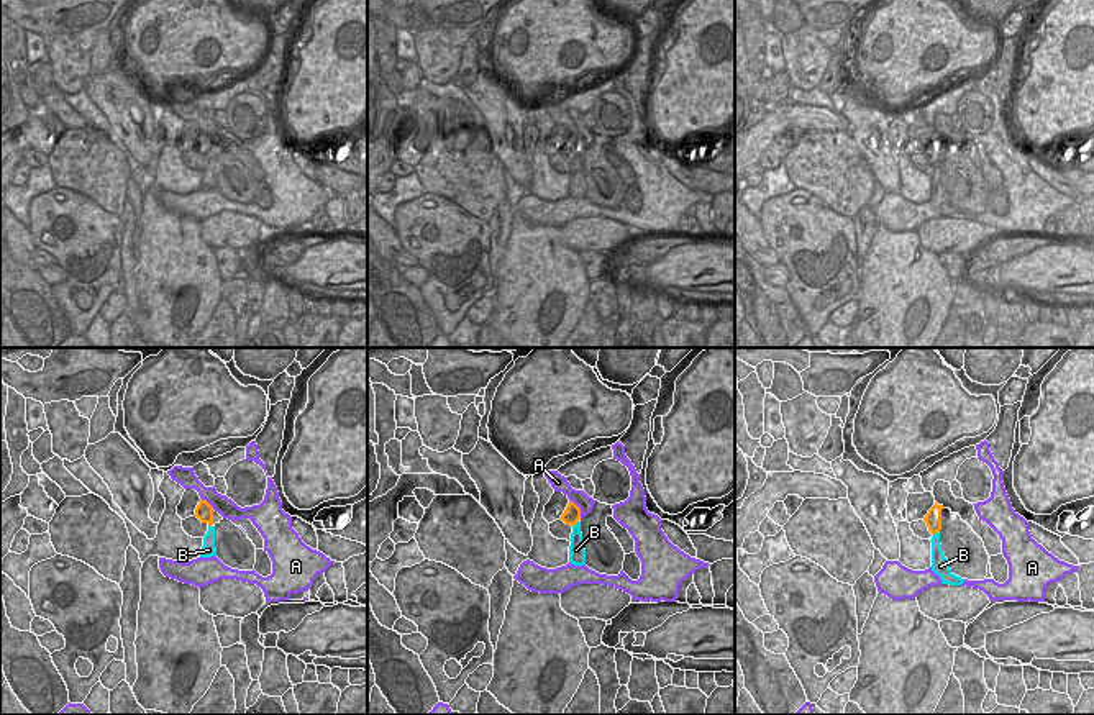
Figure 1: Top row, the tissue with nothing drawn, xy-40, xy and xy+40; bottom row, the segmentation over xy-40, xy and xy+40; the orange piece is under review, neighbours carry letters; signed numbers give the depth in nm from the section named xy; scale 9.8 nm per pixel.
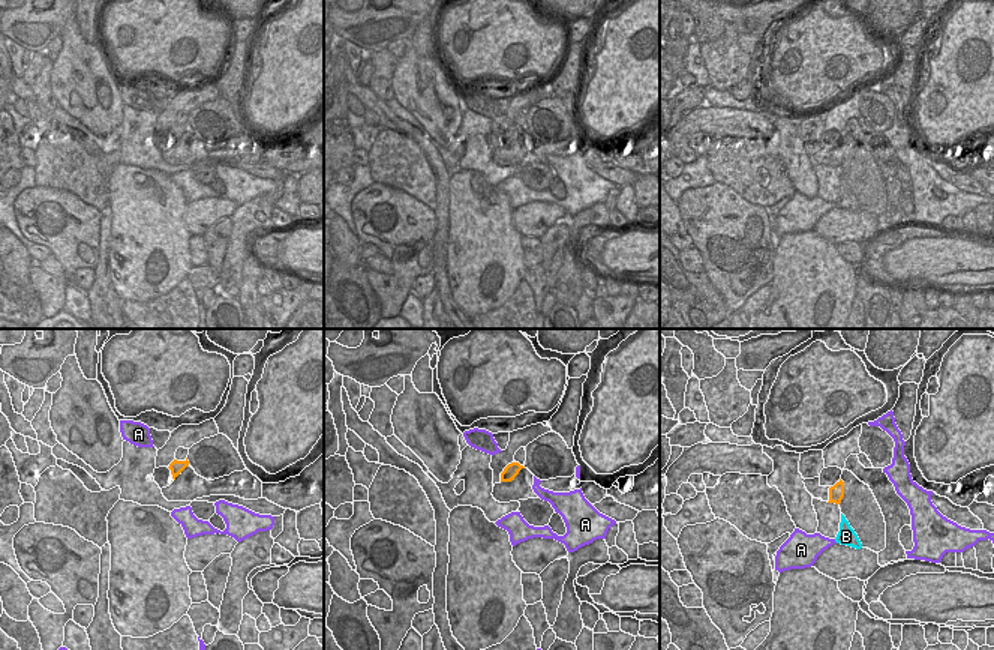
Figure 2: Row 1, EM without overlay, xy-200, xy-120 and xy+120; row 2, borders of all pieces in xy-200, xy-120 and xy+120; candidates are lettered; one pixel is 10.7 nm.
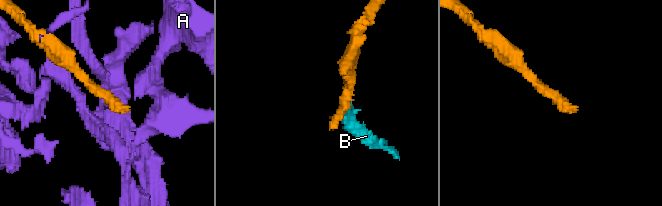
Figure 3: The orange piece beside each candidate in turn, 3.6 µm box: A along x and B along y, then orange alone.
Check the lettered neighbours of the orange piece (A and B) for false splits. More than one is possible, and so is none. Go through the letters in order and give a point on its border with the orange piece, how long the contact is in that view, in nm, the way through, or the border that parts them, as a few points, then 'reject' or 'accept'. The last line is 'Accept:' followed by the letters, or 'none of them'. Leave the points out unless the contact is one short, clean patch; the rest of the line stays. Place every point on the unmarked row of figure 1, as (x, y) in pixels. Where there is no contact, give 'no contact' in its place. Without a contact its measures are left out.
A: meets orange in xy at (579, 141); contact 220 nm long; reject
B: meets orange in xy at (576, 154); contact 100 nm long; border along xy (578, 153), (573, 159); reject
Accept: none of them

